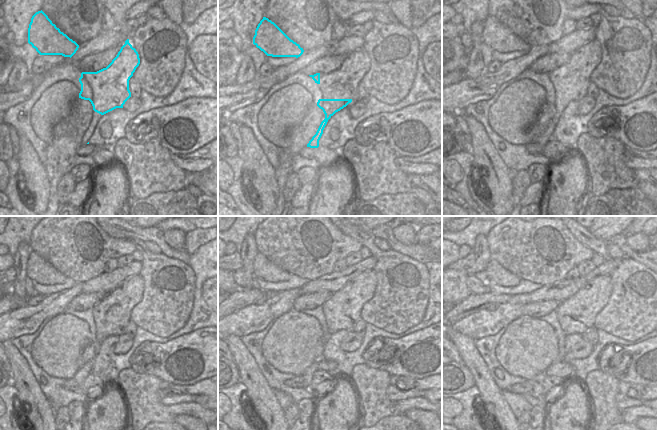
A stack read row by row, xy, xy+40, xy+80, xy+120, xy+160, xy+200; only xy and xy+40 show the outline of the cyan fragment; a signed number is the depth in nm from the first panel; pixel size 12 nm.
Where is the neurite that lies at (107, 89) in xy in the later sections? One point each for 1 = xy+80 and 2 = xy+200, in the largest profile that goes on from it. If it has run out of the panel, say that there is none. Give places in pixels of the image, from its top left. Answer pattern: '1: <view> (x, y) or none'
1: xy+80 (555, 107)
2: xy+200 (575, 325)

